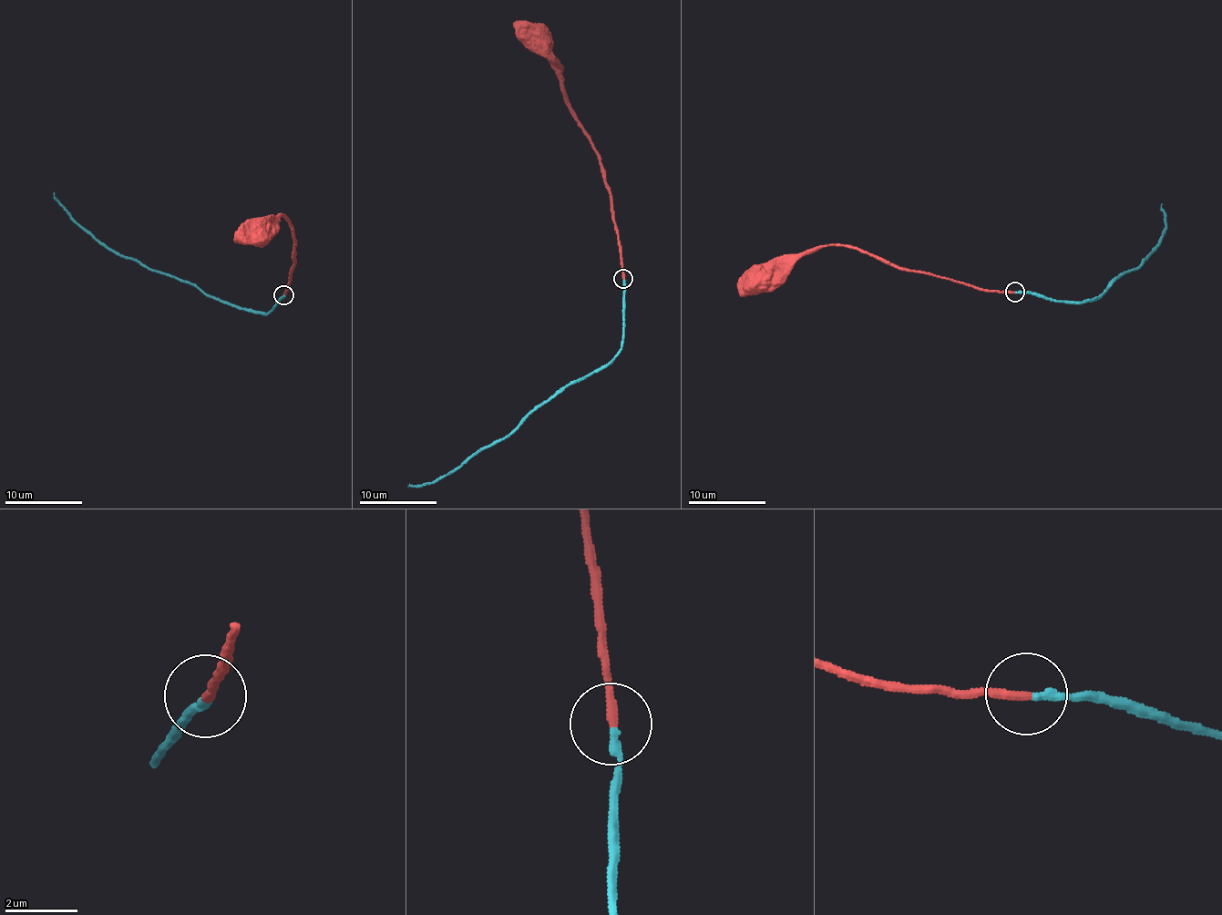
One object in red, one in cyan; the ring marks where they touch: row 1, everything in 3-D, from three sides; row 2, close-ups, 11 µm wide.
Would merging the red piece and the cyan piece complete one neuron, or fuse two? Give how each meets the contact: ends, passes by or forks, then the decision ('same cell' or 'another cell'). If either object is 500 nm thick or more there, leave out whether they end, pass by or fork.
red ends; cyan ends; same cell

